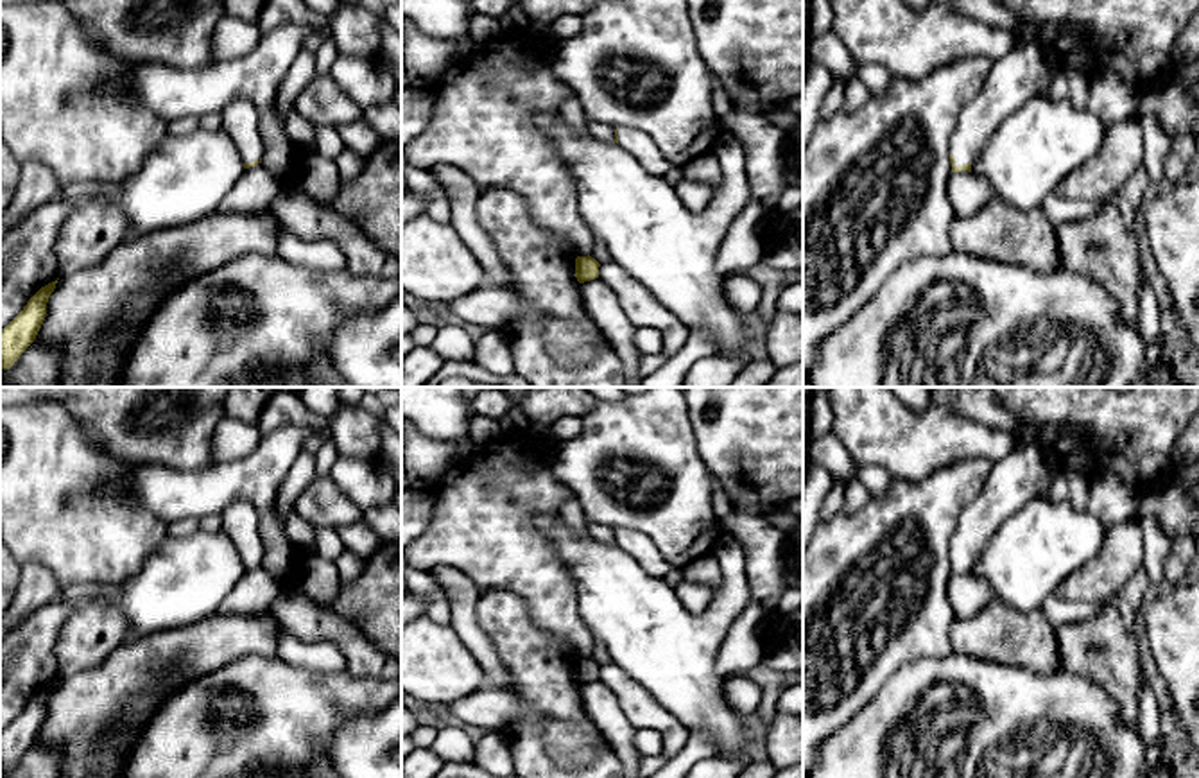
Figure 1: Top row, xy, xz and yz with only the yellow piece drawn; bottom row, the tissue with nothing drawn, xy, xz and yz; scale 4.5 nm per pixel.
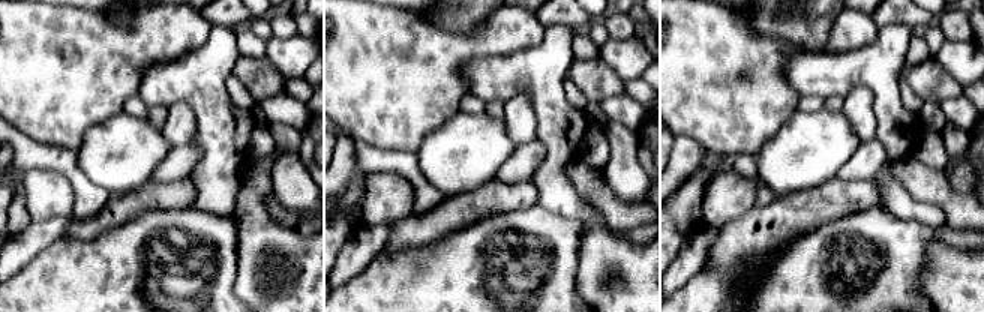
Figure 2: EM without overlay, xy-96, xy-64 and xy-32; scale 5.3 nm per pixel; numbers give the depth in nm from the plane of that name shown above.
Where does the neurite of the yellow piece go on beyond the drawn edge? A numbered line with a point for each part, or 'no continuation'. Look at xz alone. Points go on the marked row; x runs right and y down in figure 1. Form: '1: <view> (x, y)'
1: xz (637, 142)

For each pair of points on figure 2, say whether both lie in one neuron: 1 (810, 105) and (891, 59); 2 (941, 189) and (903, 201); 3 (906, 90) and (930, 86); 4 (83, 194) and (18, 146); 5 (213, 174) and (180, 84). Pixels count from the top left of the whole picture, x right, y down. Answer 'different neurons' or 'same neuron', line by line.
1: different neurons
2: different neurons
3: different neurons
4: same neuron
5: same neuron

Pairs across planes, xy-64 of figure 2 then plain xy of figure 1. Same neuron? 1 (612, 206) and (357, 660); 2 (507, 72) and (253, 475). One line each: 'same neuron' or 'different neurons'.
1: same neuron
2: same neuron

